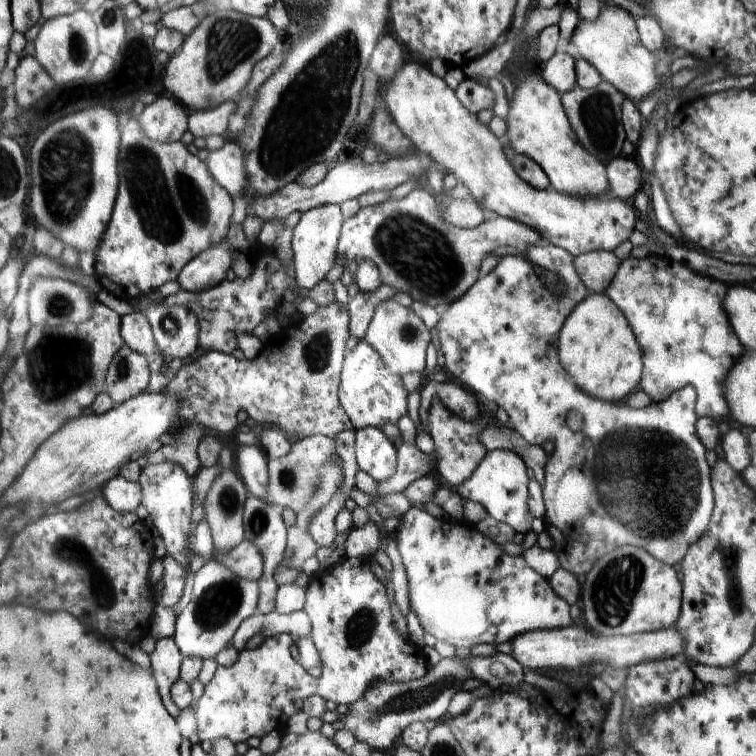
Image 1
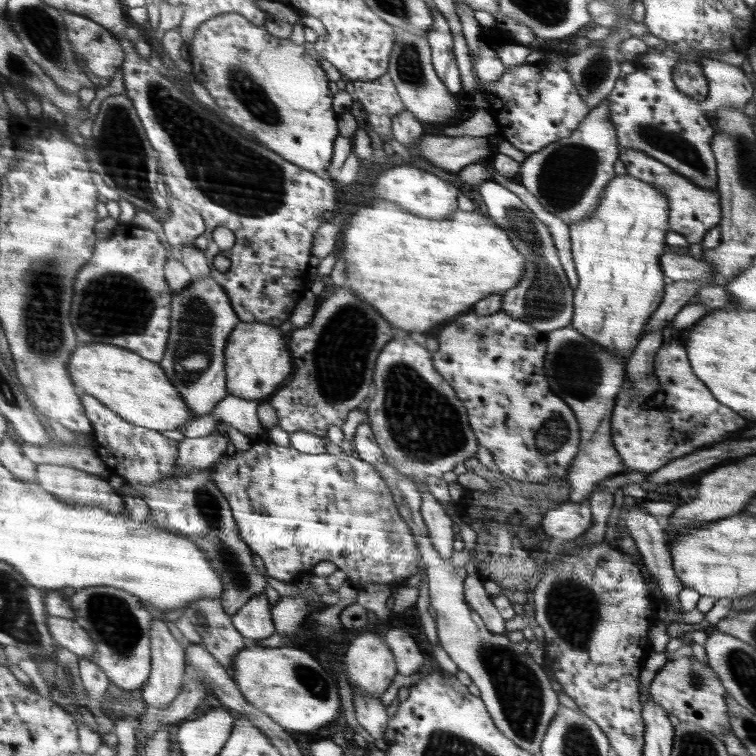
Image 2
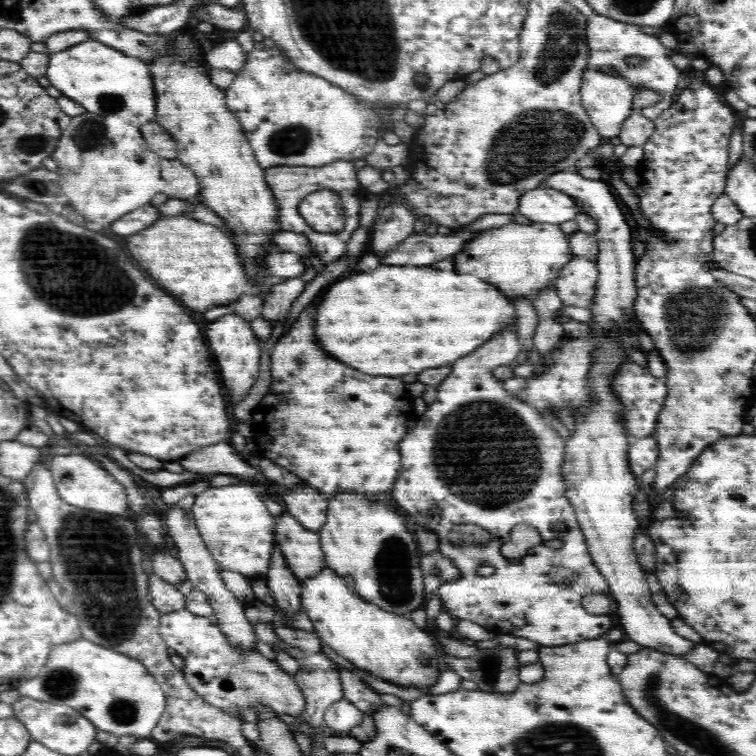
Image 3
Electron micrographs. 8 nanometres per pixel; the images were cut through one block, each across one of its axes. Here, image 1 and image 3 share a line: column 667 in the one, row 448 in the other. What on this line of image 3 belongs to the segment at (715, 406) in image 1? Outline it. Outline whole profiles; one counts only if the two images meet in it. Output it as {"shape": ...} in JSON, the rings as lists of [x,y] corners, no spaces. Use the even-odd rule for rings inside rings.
{"shape":[[[314,308],[304,310],[290,332],[280,338],[270,352],[272,384],[268,386],[268,392],[260,400],[258,408],[254,408],[254,416],[250,420],[252,440],[262,456],[302,478],[304,484],[318,488],[328,498],[342,492],[382,492],[390,496],[402,470],[398,444],[412,430],[408,428],[408,422],[418,418],[412,404],[414,396],[404,388],[406,384],[400,378],[366,376],[332,358],[326,358],[314,346],[312,316]]]}

